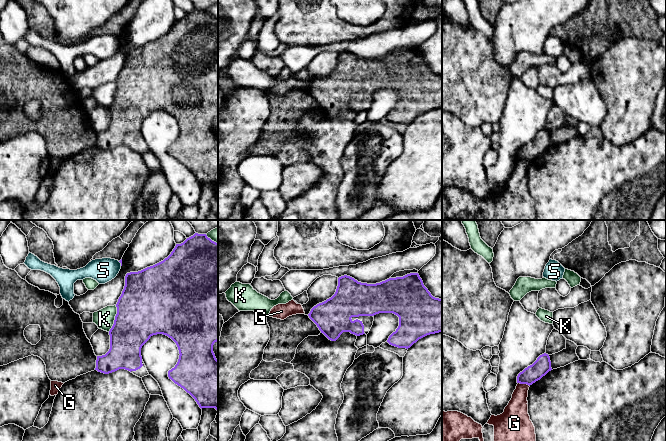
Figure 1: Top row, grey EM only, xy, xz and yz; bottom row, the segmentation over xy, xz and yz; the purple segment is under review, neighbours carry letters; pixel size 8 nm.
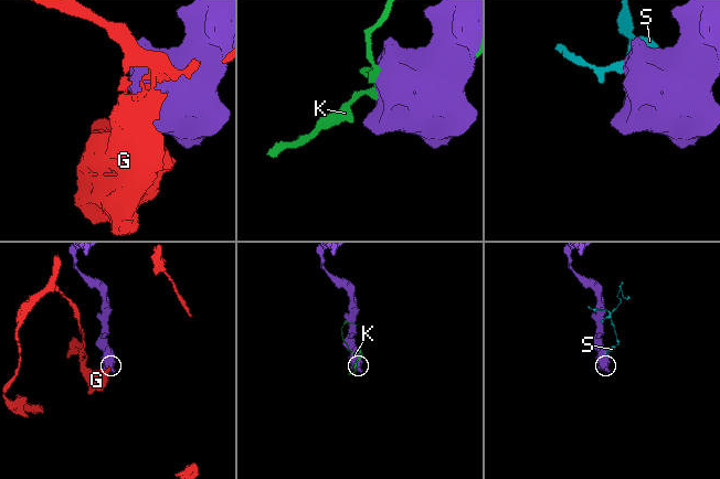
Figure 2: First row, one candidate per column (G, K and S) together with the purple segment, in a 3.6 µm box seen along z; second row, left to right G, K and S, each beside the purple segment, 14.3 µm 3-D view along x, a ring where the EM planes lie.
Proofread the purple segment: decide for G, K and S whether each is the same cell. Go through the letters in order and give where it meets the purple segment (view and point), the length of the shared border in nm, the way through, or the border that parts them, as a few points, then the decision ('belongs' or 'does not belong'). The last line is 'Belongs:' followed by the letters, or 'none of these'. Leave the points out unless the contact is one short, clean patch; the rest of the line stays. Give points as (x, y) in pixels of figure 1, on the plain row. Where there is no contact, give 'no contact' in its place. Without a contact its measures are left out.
G: yz (524, 159) | 100 nm | along yz (518, 158), (529, 162) | does not belong
K: xy (115, 94) | 220 nm | does not belong
S: xy (120, 38) | 50 nm | along xy (118, 37), (121, 41) | does not belong
Belongs: none of these

